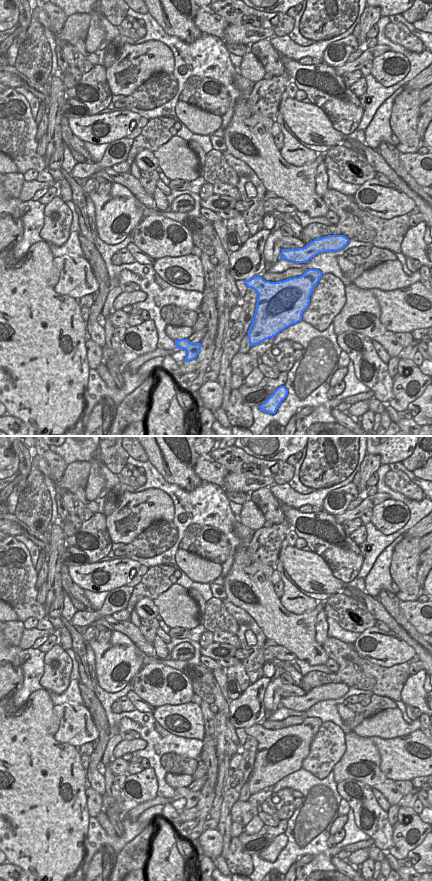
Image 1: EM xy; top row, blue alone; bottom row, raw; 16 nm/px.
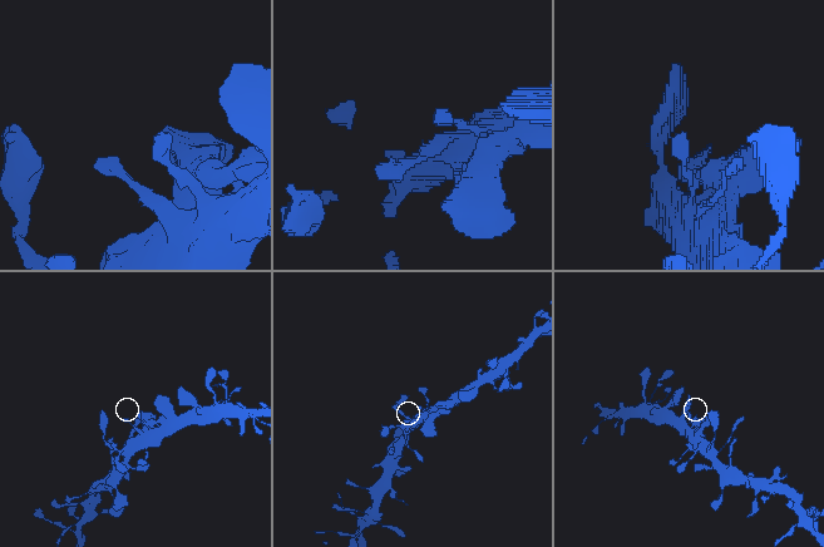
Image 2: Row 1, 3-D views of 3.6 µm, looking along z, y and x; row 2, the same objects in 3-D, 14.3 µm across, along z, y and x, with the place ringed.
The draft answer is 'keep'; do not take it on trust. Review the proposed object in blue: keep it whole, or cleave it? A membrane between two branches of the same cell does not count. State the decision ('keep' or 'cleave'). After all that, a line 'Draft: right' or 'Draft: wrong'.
keep
Draft: right

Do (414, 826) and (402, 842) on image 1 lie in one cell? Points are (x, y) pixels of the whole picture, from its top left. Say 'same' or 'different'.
same

